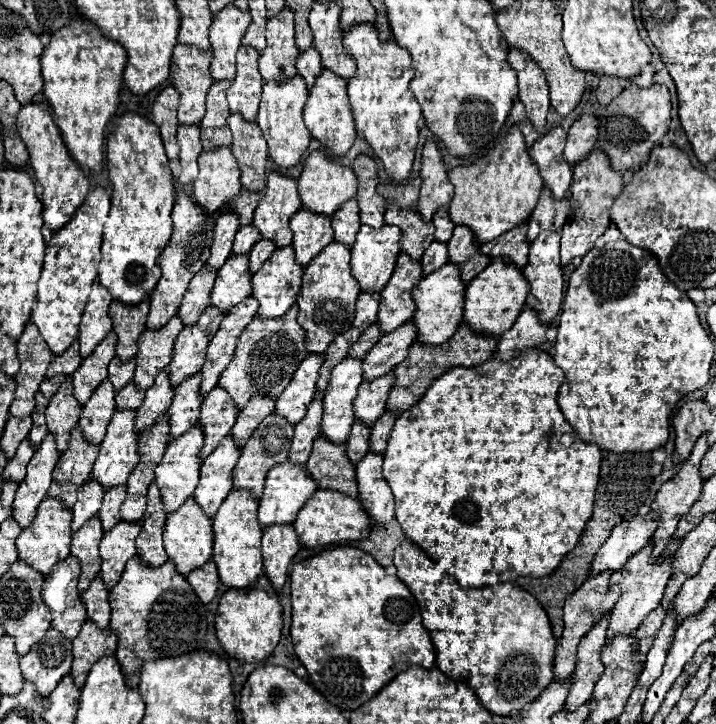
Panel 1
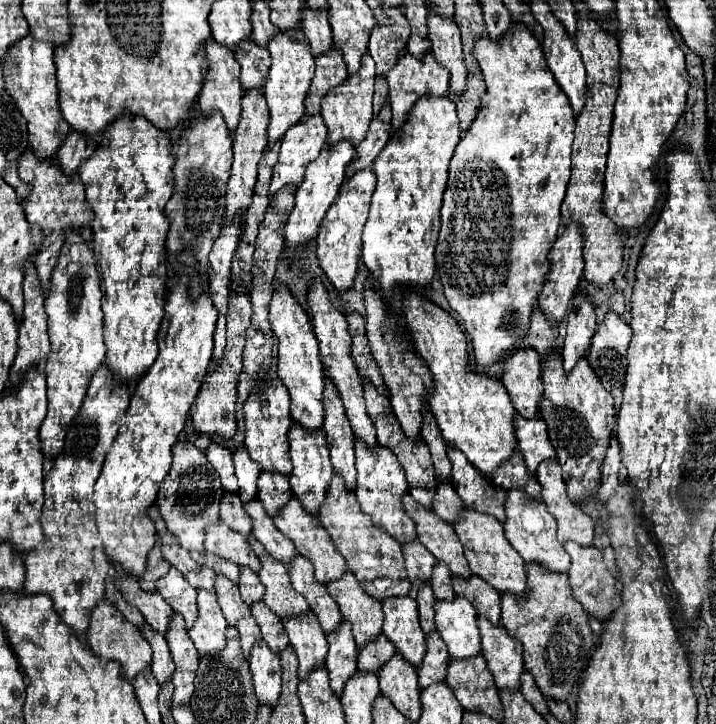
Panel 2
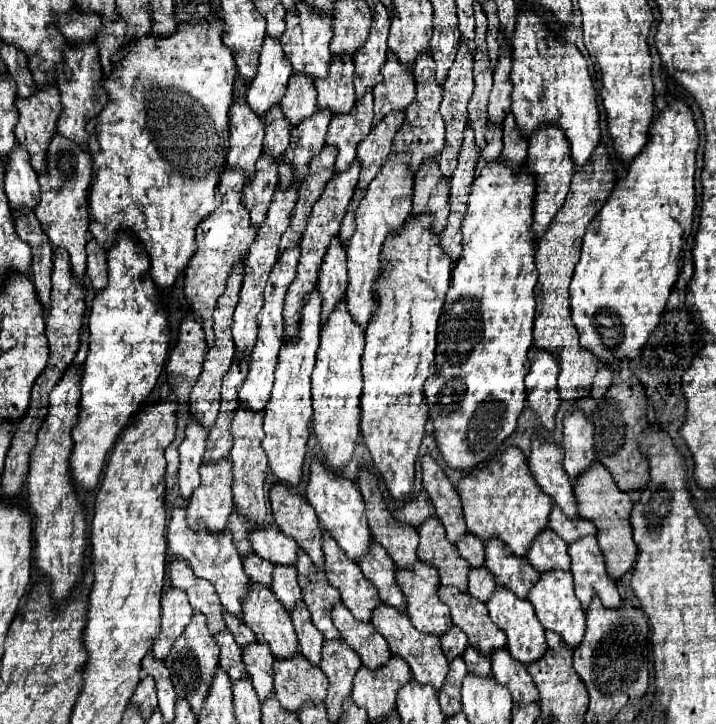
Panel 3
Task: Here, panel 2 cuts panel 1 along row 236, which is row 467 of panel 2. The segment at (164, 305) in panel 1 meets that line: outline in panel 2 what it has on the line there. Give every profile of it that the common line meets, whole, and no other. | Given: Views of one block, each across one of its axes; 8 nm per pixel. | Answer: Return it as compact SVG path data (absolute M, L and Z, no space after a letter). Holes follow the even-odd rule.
M178 440L172 446L172 456L172 468L160 484L156 504L168 530L180 540L180 544L190 552L204 552L204 526L220 520L218 504L224 490L220 486L216 470L210 466L204 452L198 450L190 440Z

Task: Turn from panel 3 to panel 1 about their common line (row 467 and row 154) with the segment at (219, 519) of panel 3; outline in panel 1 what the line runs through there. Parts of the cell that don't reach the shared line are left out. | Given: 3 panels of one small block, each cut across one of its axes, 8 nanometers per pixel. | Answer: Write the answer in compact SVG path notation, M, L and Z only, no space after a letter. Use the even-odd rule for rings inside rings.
M230 148L202 152L198 158L200 174L194 180L194 200L206 210L216 212L222 204L234 200L240 190L240 170Z

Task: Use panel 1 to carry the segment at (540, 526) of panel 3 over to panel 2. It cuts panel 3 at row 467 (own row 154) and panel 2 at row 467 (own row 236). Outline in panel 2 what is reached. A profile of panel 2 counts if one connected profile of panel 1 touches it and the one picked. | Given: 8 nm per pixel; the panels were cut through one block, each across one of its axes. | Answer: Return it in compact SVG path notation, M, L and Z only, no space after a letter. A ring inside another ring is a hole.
M406 292L402 306L408 328L414 336L416 352L424 358L432 374L434 390L430 390L428 402L446 444L462 450L466 458L484 476L488 476L516 450L512 428L512 418L516 410L506 394L506 388L498 378L472 370L466 334L448 312L444 312L440 306L418 292Z

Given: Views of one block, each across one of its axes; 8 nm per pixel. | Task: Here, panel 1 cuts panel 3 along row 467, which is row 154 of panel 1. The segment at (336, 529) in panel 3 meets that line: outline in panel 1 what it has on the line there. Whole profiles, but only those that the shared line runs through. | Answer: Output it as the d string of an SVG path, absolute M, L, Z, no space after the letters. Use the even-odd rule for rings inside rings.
M312 152L304 162L302 176L298 178L298 192L300 192L302 206L314 214L324 214L324 216L332 216L344 202L352 200L356 196L356 188L358 188L358 182L352 168L340 166L338 162L328 158L324 152Z

